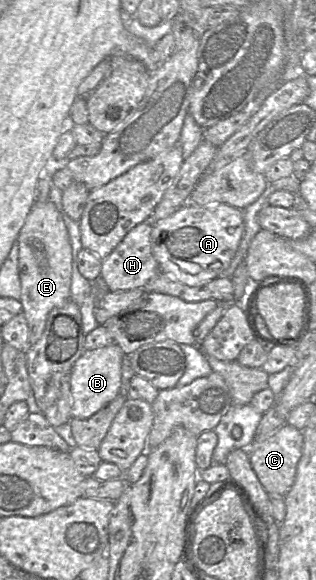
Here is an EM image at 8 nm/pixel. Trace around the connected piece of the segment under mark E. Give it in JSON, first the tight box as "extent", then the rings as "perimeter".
{"extent":[16,200,72,345],"perimeter":[[[50,200],[34,203],[16,240],[19,244],[20,303],[29,329],[29,342],[34,345],[45,329],[49,312],[64,306],[71,298],[72,246],[63,216]]]}

